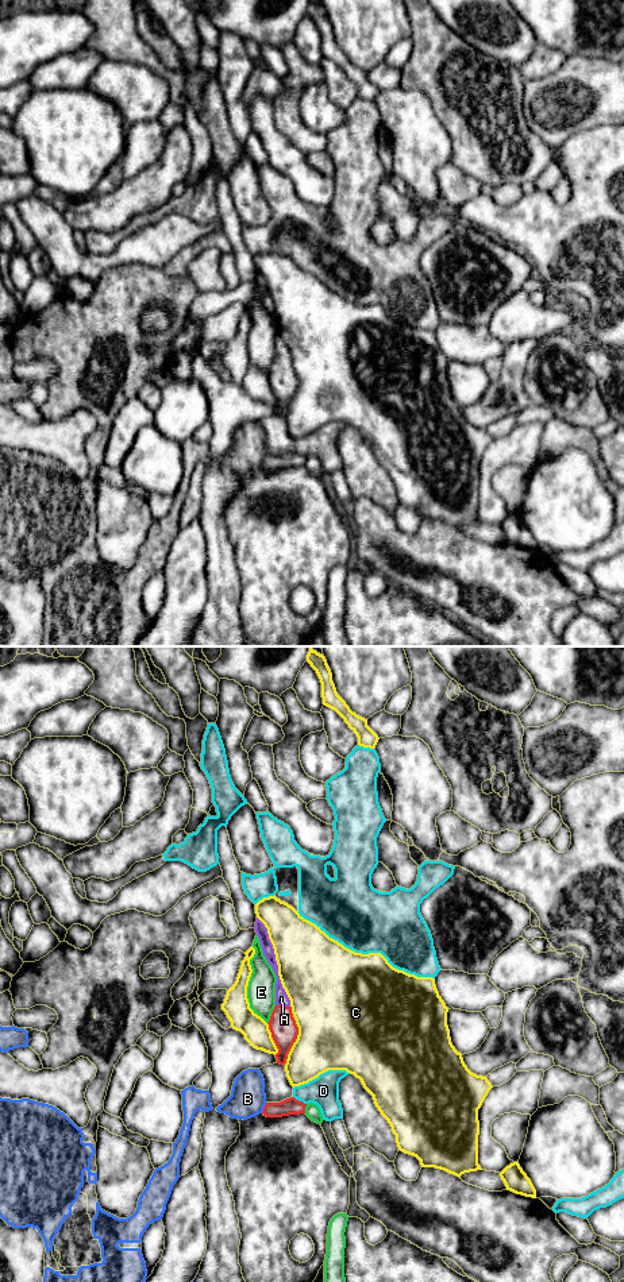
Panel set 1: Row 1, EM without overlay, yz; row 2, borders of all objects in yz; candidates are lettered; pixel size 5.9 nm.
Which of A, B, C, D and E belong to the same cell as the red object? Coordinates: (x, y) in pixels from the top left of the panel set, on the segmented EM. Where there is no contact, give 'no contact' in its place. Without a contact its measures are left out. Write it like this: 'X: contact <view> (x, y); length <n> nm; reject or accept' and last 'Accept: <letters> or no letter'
A: contact yz (282, 1006); length 90 nm; accept
B: contact yz (264, 1108); length 70 nm; reject
C: contact yz (297, 1034); length 360 nm; reject
D: contact yz (300, 1101); length 90 nm; reject
E: contact yz (272, 1015); length 120 nm; reject
Accept: A

